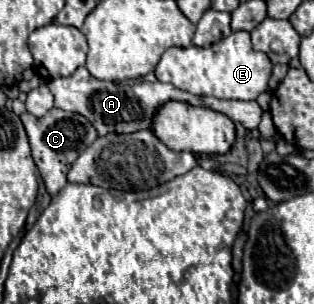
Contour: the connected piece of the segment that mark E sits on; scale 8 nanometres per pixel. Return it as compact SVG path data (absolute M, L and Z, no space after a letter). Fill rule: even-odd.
M235 31L229 37L213 43L211 47L171 47L167 49L157 67L155 77L161 83L171 83L181 91L189 91L197 97L217 97L217 99L257 99L267 91L267 81L271 77L271 61L261 51L251 47L247 31Z

